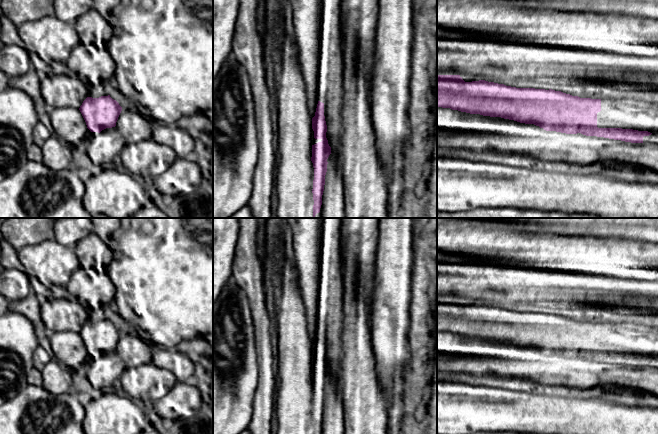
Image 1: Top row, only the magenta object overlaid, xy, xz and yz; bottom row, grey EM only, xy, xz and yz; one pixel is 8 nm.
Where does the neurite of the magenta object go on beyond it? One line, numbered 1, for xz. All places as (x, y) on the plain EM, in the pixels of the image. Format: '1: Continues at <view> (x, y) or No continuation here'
1: Continues at xz (333, 419)

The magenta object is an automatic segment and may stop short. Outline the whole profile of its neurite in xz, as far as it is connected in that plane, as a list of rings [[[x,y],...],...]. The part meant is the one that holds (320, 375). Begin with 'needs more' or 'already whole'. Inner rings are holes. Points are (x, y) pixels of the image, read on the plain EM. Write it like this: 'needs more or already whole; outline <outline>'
needs more; outline [[[318,325],[312,342],[313,434],[345,434],[340,384],[331,378],[326,356],[324,327]]]

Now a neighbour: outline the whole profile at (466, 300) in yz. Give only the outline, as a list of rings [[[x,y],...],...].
[[[464,296],[464,297],[461,298],[461,301],[465,306],[485,304],[485,305],[488,305],[488,306],[503,308],[500,304],[498,304],[494,301],[487,301],[487,300],[484,300],[484,299],[473,299],[471,296]]]

